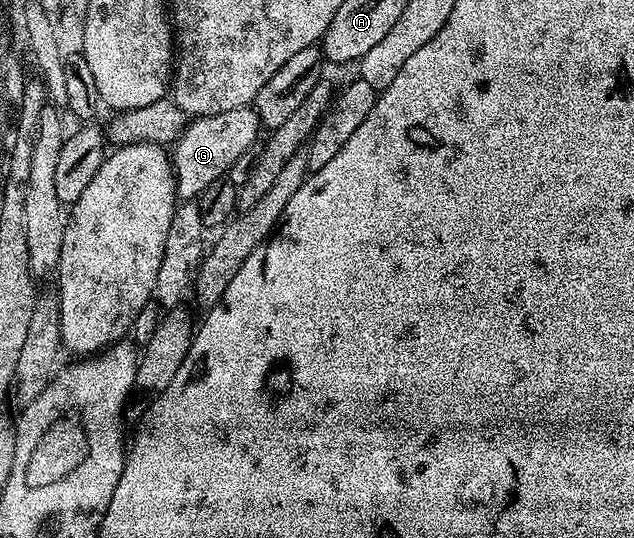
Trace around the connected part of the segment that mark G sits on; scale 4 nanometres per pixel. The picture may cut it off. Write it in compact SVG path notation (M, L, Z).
M251 105L229 109L229 113L192 118L180 133L179 139L174 142L173 150L170 152L171 165L175 169L176 196L183 201L198 200L199 194L205 189L209 189L209 185L213 185L213 181L224 178L230 172L233 161L237 161L237 157L241 157L241 153L245 153L245 149L256 146L255 138L258 137L259 131L261 132L261 124L254 106Z

